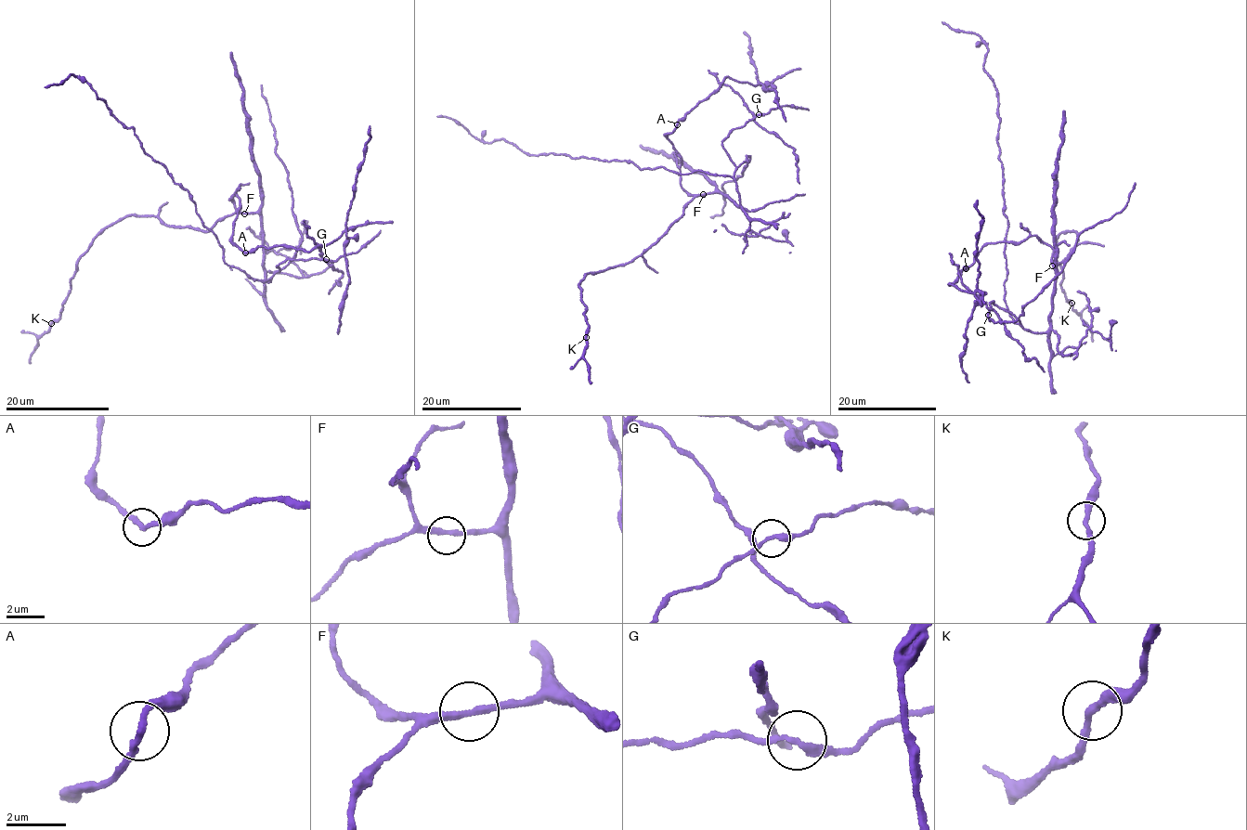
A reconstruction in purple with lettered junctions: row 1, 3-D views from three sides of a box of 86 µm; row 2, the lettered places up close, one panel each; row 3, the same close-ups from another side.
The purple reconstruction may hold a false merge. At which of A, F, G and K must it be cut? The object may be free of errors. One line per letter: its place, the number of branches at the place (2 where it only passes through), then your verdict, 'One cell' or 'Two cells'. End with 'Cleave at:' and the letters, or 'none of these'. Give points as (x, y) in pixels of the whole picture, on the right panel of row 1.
A: Place: (966, 268). Branches: 2. Two cells
F: Place: (1052, 265). Branches: 2. One cell
G: Place: (988, 315). Branches: 2. One cell
K: Place: (1071, 303). Branches: 2. One cell
Cleave at: A

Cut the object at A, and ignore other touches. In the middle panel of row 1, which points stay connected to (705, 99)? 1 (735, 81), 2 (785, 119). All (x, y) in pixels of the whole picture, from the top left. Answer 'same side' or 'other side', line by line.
1: same side
2: same side

